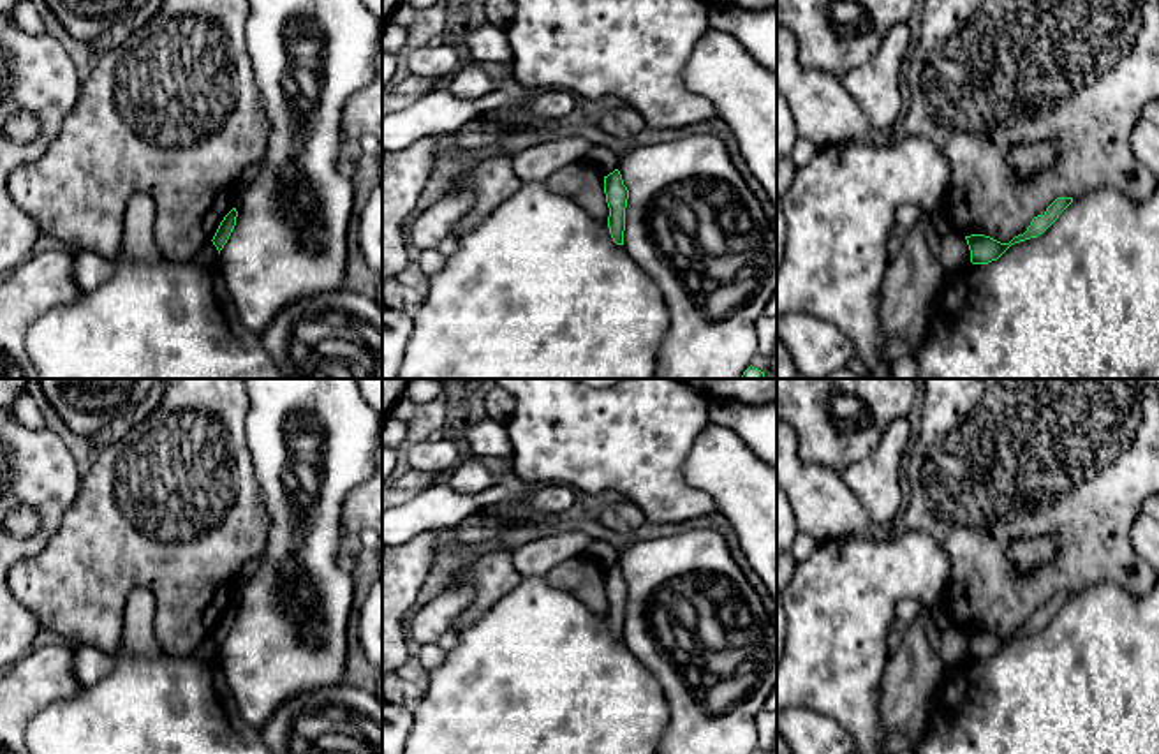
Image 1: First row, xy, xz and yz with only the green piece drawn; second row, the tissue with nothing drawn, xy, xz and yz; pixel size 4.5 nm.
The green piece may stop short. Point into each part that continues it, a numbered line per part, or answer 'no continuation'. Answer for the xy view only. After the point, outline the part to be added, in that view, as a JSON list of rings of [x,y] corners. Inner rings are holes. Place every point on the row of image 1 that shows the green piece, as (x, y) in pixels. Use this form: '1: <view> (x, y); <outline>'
no continuation

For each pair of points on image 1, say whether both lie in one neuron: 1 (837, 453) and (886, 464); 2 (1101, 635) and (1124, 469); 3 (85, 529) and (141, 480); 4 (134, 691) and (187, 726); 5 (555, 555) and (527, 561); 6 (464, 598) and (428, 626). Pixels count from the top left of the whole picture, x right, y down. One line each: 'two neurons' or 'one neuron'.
1: two neurons
2: two neurons
3: one neuron
4: one neuron
5: one neuron
6: one neuron

